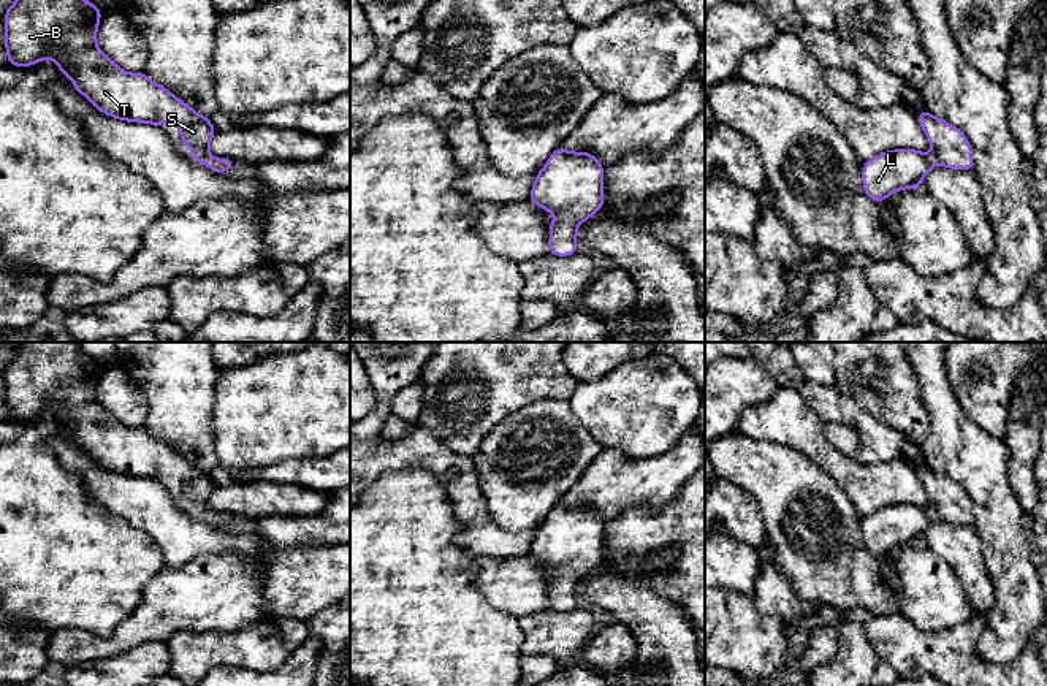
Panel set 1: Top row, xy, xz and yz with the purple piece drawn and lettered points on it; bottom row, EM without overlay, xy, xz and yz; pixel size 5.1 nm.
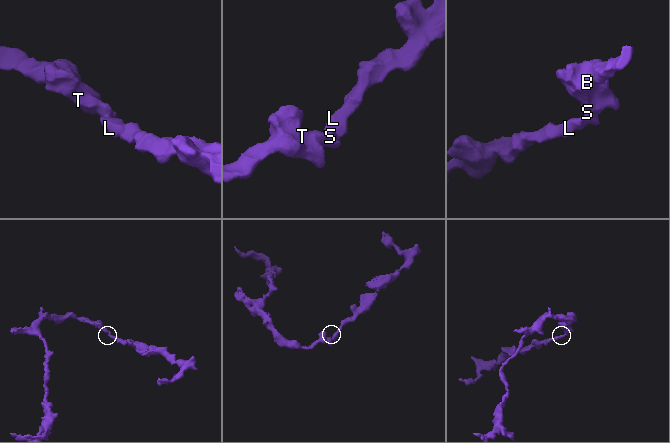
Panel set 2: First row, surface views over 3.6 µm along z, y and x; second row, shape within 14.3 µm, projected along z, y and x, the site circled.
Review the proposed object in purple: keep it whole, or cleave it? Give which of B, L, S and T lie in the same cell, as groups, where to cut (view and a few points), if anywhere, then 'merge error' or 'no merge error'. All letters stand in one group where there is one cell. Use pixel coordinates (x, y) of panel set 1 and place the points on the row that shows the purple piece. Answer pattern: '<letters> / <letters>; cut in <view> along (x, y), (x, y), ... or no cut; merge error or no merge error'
B L S T; no cut; no merge error

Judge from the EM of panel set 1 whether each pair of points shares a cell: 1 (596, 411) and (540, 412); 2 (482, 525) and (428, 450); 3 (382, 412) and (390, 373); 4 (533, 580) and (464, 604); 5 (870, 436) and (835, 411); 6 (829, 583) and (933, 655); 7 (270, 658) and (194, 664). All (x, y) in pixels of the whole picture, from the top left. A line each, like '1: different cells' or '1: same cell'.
1: different cells
2: same cell
3: same cell
4: different cells
5: same cell
6: different cells
7: same cell

